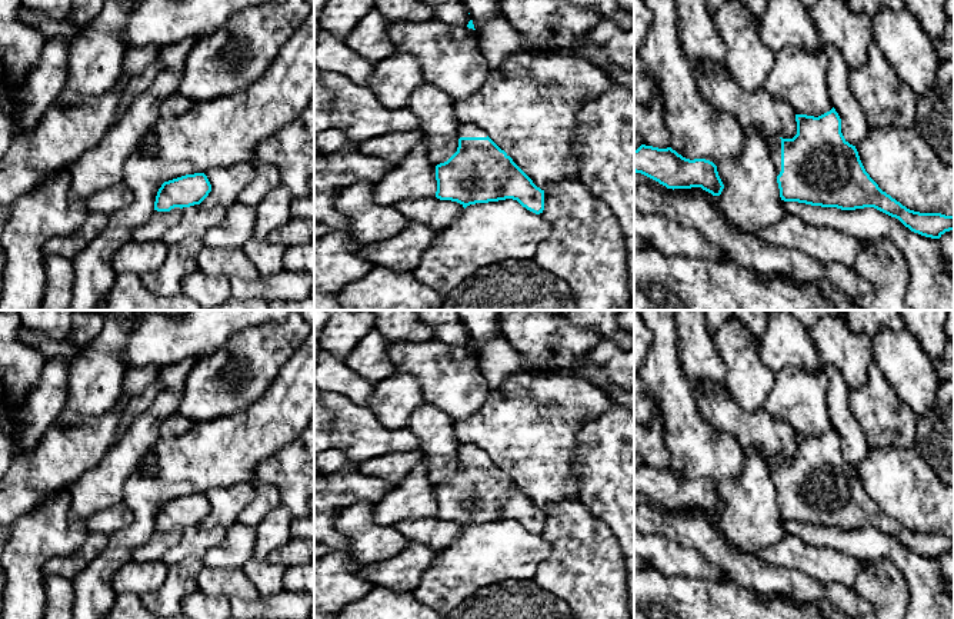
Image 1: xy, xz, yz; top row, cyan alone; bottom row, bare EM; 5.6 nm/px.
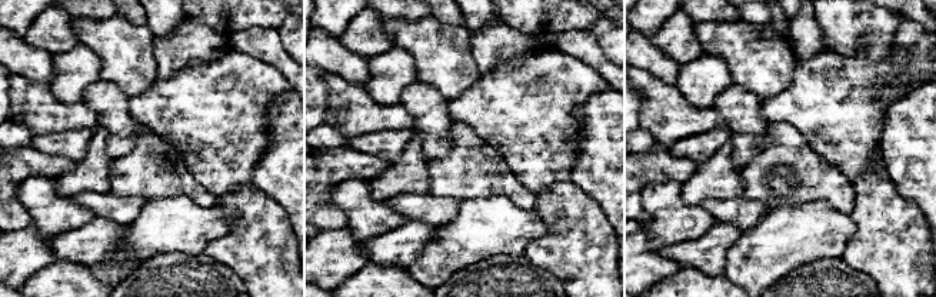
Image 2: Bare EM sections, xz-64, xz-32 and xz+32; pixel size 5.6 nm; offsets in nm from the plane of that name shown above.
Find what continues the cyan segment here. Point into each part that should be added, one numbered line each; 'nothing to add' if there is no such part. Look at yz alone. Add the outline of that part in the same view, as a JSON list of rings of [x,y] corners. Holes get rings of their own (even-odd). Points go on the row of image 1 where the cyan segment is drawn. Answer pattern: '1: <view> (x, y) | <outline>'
1: yz (774, 143) | [[[778,136],[768,140],[770,156],[775,164],[777,173],[781,172],[781,139]]]

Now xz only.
1: xz (467, 129) | [[[464,123],[460,124],[457,130],[457,137],[487,137],[487,132],[483,130],[481,127],[471,124],[471,123]]]

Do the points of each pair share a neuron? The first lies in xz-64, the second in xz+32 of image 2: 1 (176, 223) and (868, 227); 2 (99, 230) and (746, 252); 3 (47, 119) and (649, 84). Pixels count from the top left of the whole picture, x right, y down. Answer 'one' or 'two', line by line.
1: two
2: two
3: one

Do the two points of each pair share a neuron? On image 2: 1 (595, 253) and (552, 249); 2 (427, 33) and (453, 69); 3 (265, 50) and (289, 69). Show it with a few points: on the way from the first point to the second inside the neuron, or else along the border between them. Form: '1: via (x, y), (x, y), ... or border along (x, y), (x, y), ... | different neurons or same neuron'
1: via (585, 253), (580, 250), (562, 250) | same neuron
2: via (430, 42), (443, 54), (445, 60) | same neuron
3: via (270, 50), (283, 63) | same neuron

